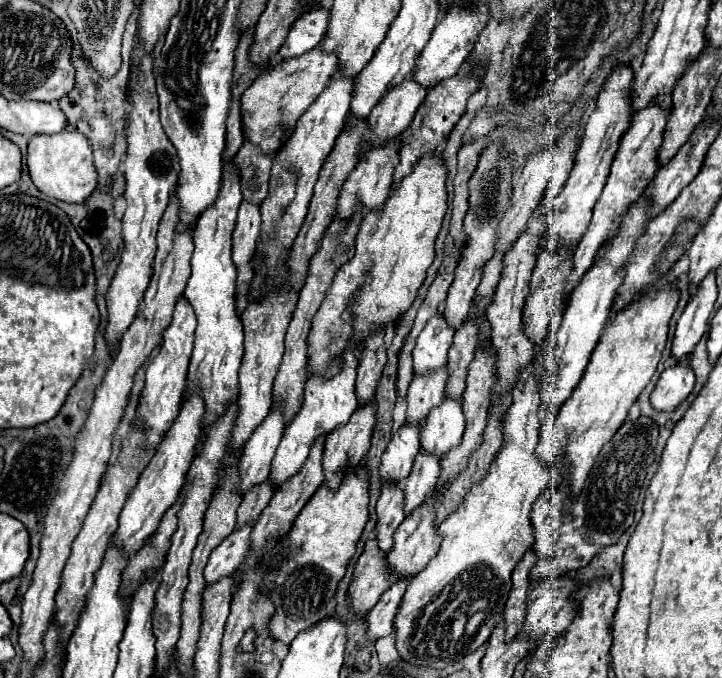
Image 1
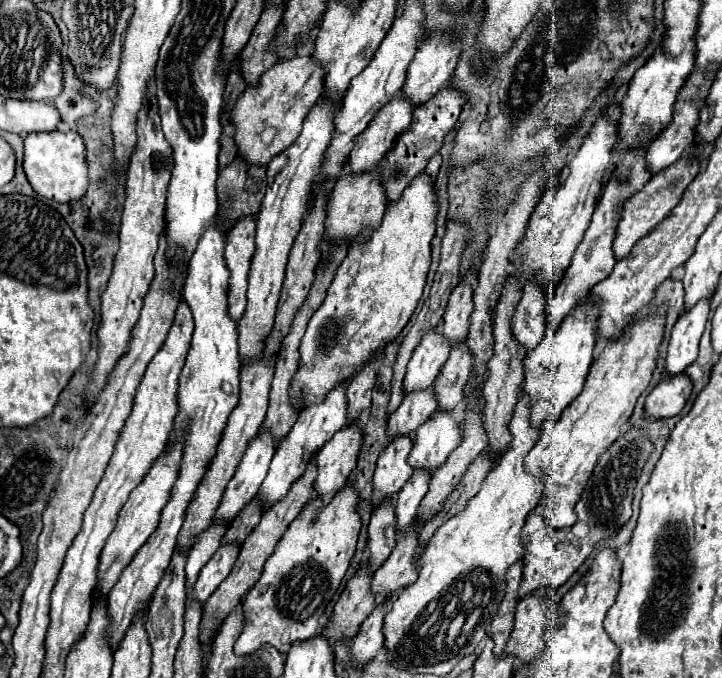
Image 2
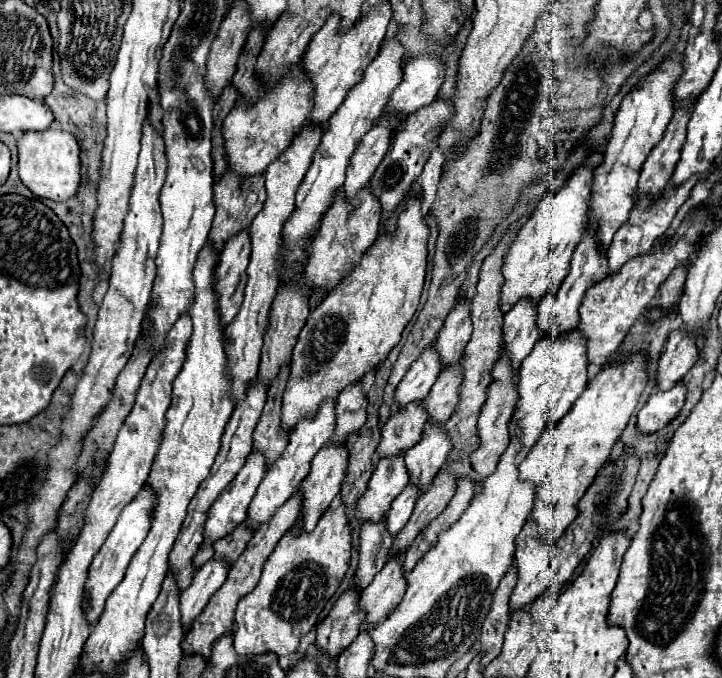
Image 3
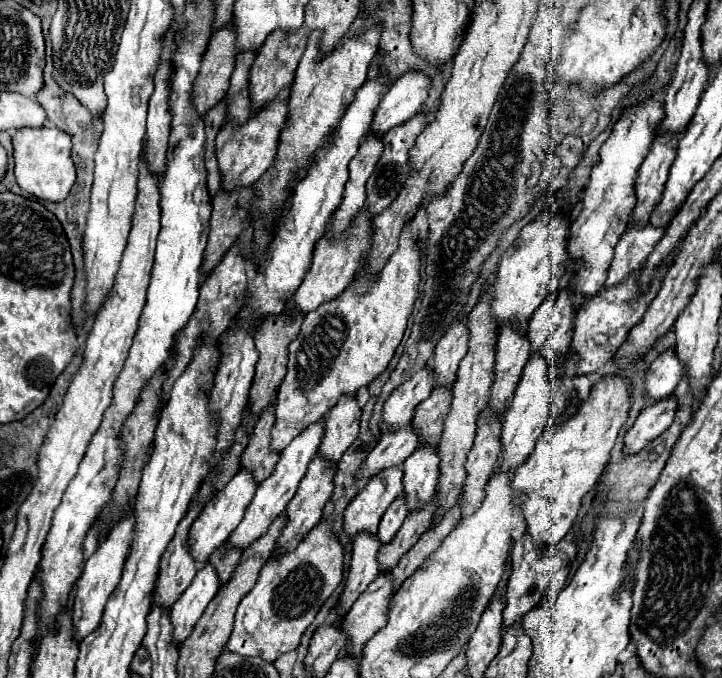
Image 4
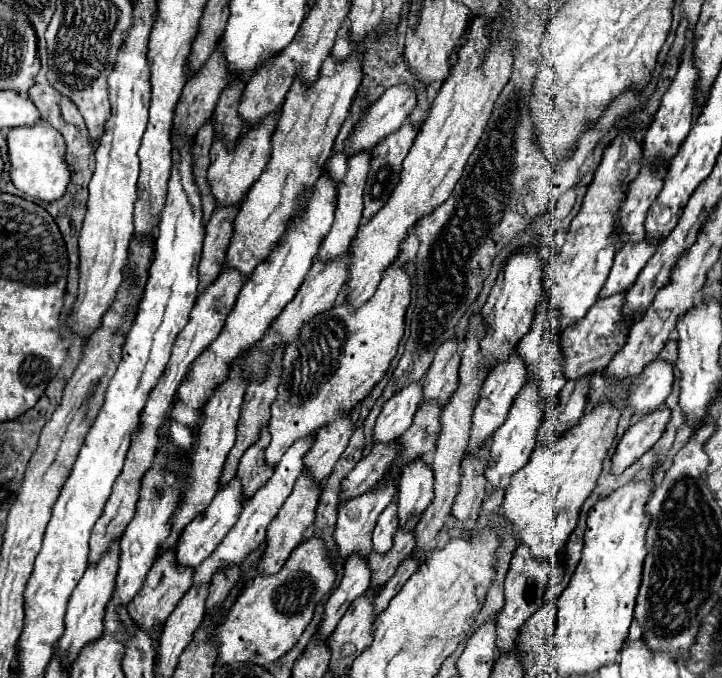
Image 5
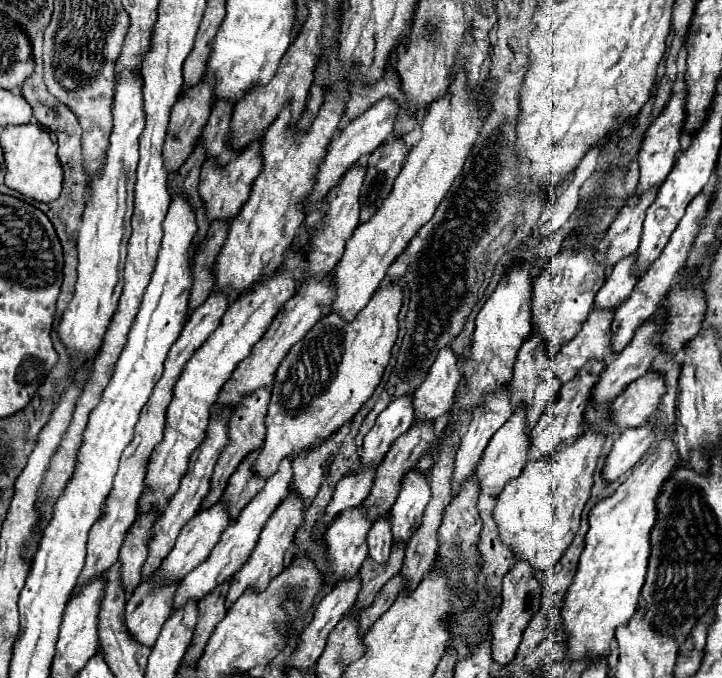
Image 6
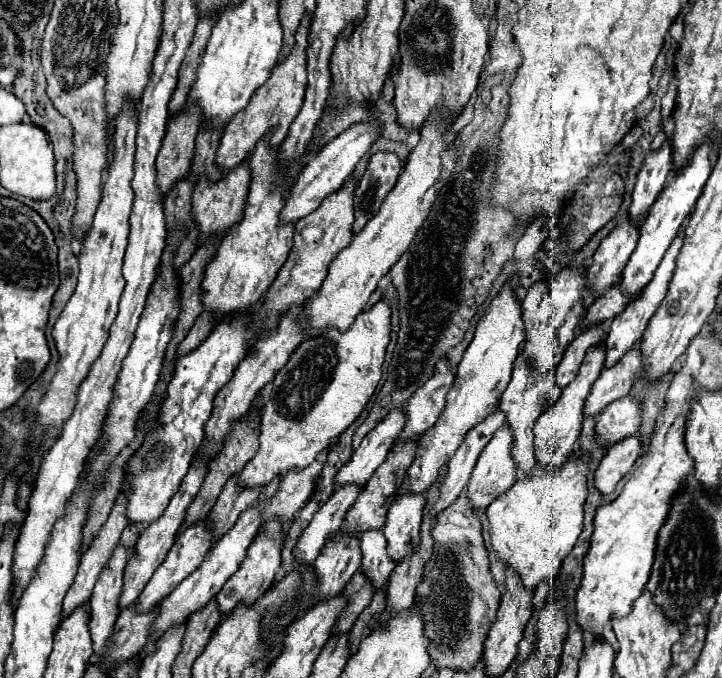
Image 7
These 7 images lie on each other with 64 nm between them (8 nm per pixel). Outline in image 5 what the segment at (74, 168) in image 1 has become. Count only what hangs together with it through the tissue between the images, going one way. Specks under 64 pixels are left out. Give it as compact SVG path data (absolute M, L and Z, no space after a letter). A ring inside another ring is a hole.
M36 124L36 126L12 128L6 138L10 154L10 178L14 186L26 196L32 196L36 200L46 200L46 202L60 200L72 178L70 166L66 162L64 136L48 124Z

